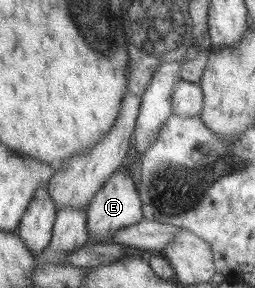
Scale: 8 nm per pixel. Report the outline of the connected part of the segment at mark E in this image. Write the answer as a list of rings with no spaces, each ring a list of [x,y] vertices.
[[[122,164],[109,177],[91,199],[90,205],[86,208],[86,231],[89,243],[105,243],[114,232],[120,228],[137,224],[142,219],[141,201],[138,190],[131,181],[131,173]]]

